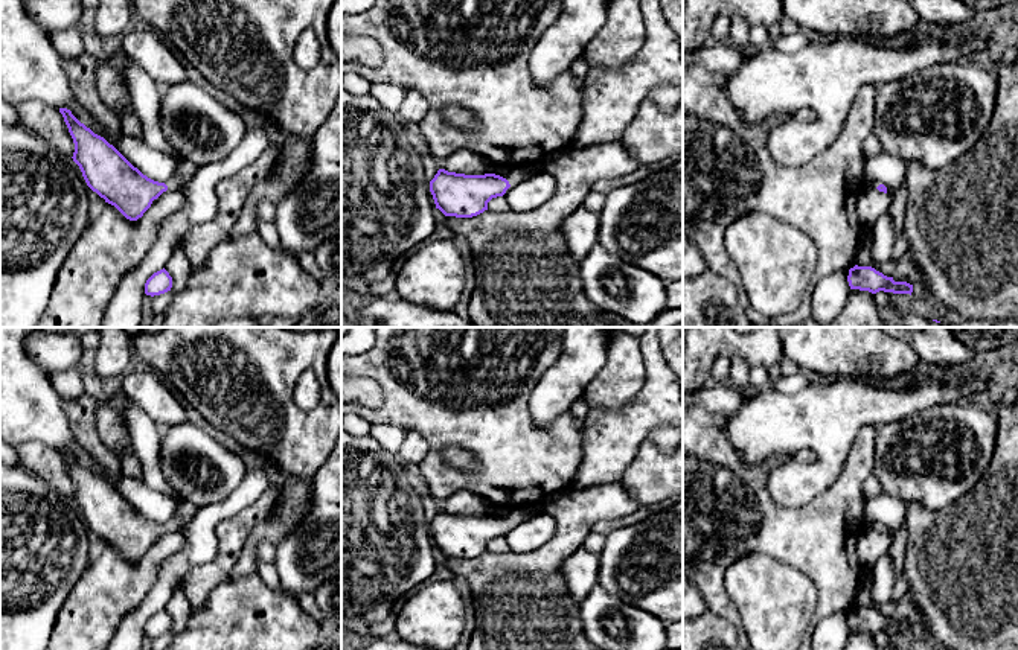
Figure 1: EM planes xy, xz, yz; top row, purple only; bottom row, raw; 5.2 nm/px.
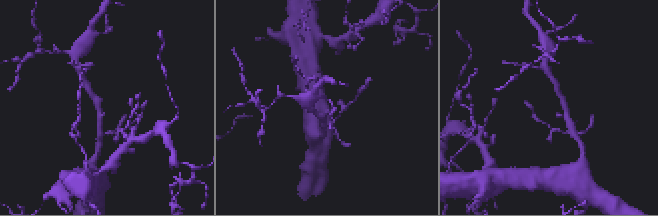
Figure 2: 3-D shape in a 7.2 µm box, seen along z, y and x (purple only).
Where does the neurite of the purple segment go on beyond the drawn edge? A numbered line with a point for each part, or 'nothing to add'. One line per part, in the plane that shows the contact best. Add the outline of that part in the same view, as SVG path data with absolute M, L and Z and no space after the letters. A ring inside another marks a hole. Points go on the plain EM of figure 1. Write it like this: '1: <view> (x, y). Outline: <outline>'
1: xz (515, 516). Outline: M512 508L506 521L509 522L511 527L515 527L535 515L538 515L538 511L520 511L520 510Z

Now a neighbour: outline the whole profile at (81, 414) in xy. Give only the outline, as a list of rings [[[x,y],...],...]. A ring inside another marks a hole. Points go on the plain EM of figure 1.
[[[84,393],[76,400],[64,400],[62,409],[76,441],[101,464],[108,483],[114,486],[122,472],[122,464],[98,434],[96,417],[102,402]]]

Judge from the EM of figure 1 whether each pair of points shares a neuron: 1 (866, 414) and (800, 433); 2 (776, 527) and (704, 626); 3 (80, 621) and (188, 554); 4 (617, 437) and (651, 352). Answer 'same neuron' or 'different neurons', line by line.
1: same neuron
2: different neurons
3: different neurons
4: same neuron

